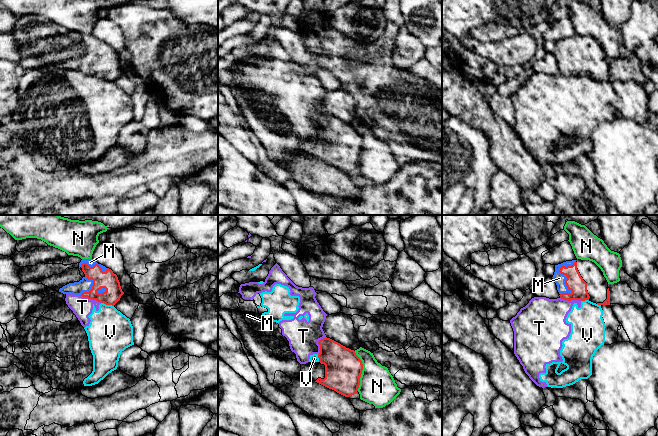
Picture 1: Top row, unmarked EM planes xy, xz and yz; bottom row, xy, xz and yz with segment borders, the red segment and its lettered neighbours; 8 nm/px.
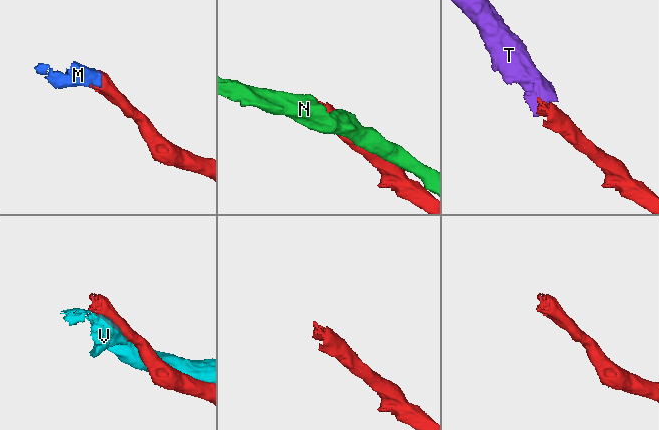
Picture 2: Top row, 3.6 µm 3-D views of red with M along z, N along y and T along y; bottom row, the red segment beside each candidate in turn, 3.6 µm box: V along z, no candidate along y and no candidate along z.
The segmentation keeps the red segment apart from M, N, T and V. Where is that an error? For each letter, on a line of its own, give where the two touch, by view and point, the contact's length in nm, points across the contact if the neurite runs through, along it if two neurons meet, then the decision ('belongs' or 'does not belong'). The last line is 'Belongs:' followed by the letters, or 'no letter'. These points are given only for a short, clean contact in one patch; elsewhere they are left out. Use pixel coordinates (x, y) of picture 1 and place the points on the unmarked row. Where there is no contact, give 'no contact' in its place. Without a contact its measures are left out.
M: contact yz (567, 54); length 300 nm; way yz (574, 58), (567, 54), (559, 54); belongs
N: contact xz (361, 147); length 320 nm; does not belong
T: contact xz (318, 119); length 160 nm; border xz (326, 113), (318, 117), (318, 130); does not belong
V: contact xy (107, 80); length 110 nm; does not belong
Belongs: M

